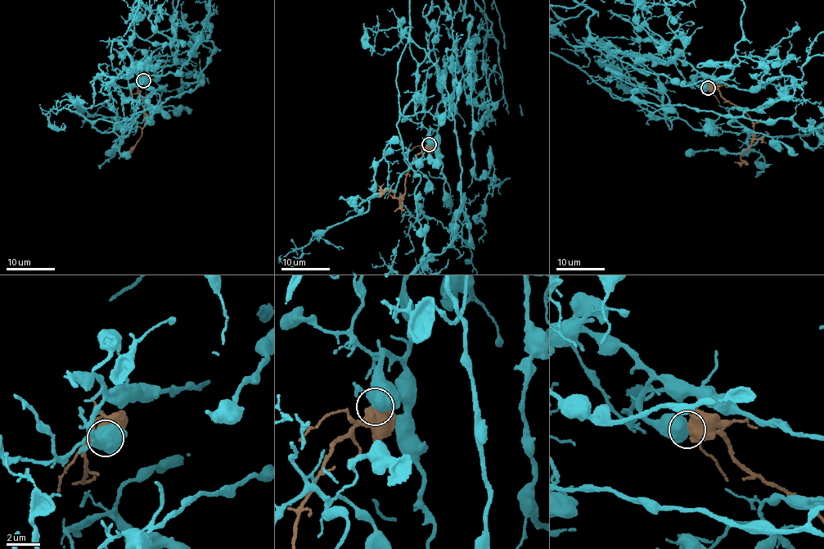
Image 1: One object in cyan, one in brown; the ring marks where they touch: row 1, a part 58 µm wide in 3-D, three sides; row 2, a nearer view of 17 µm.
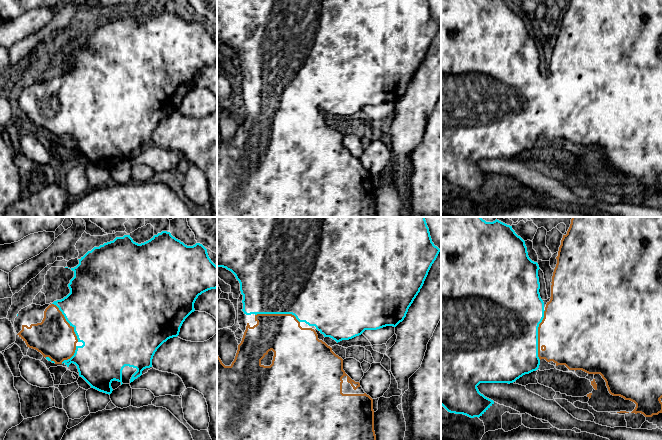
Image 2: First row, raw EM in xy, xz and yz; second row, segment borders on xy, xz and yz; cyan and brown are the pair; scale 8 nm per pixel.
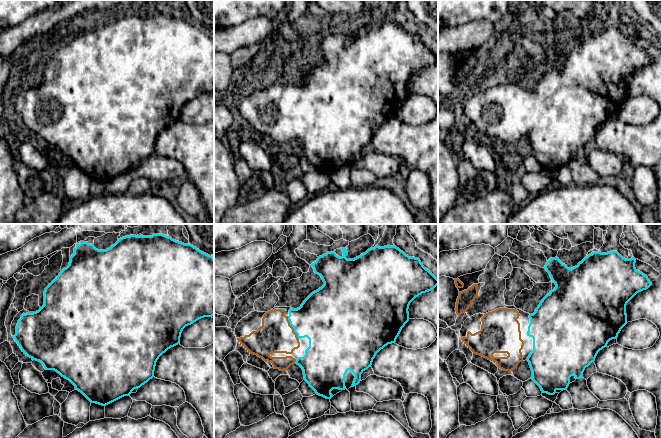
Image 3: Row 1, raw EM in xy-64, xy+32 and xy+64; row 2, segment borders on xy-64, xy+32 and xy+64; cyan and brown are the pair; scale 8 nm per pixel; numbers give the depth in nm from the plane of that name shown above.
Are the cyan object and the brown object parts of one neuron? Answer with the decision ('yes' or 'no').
yes

